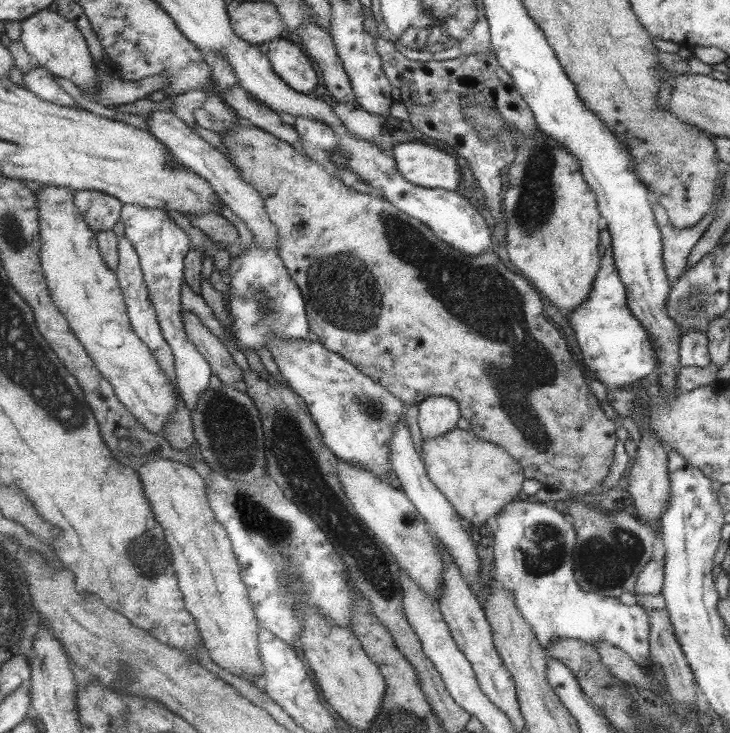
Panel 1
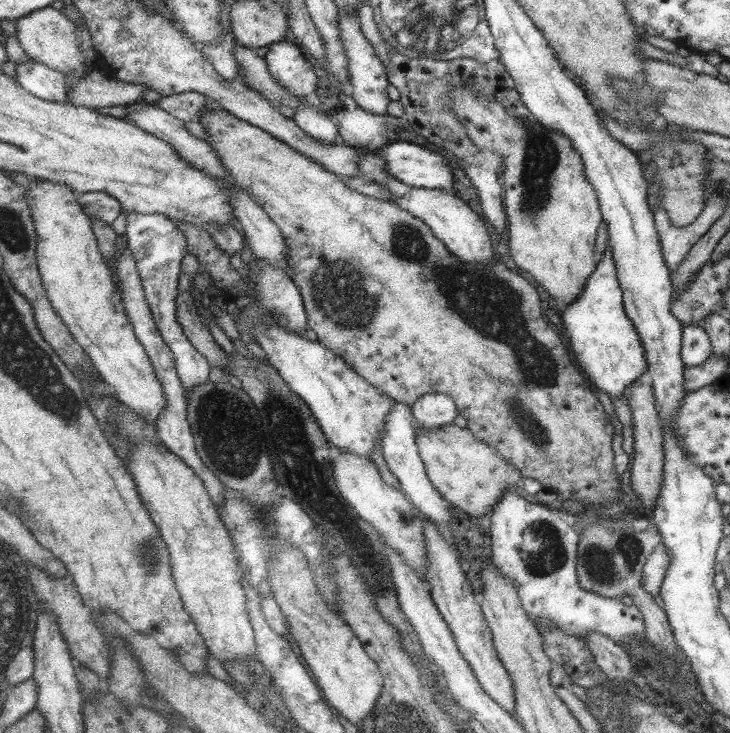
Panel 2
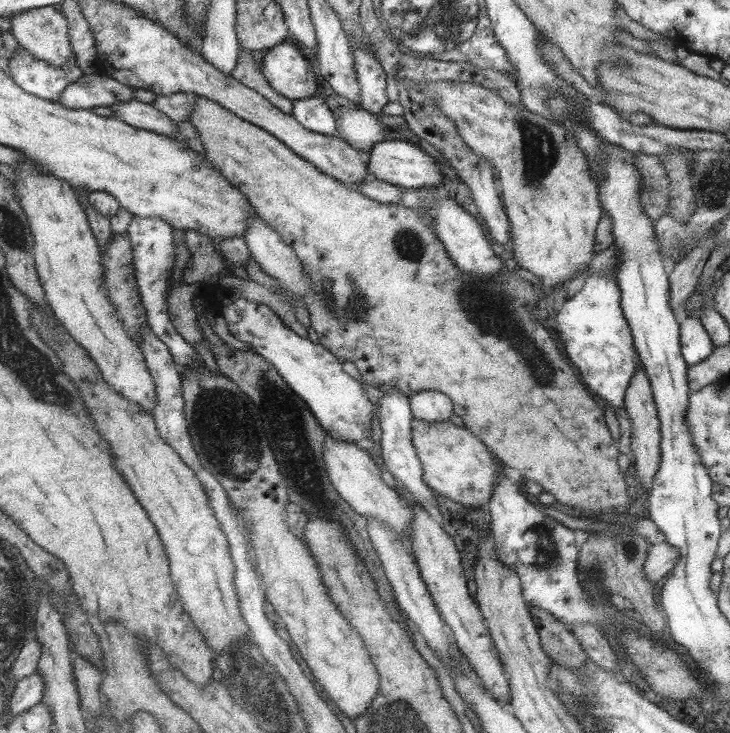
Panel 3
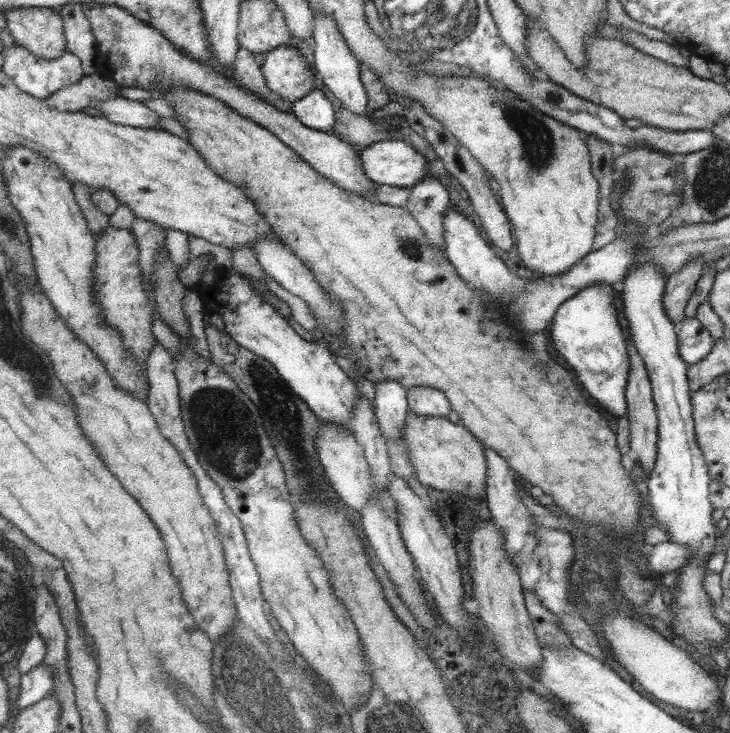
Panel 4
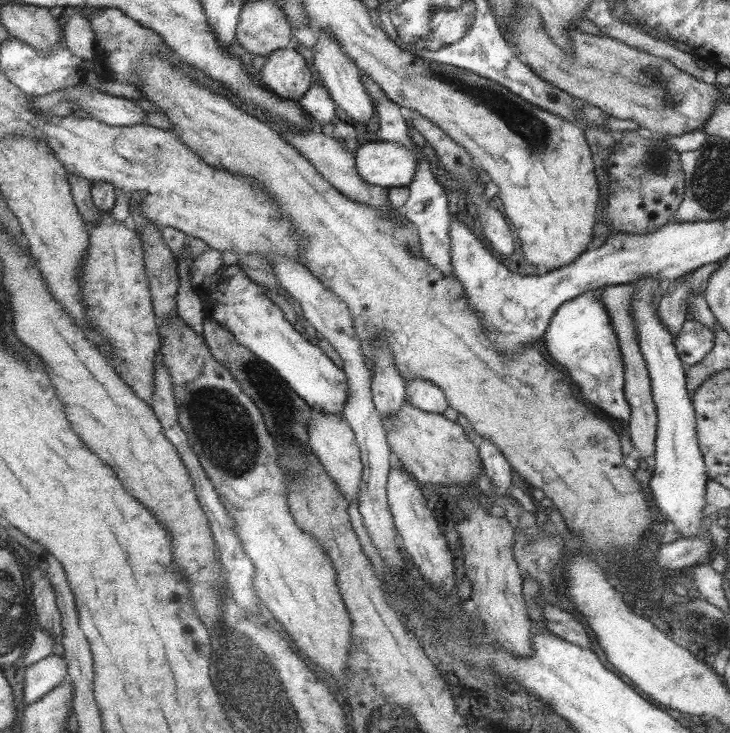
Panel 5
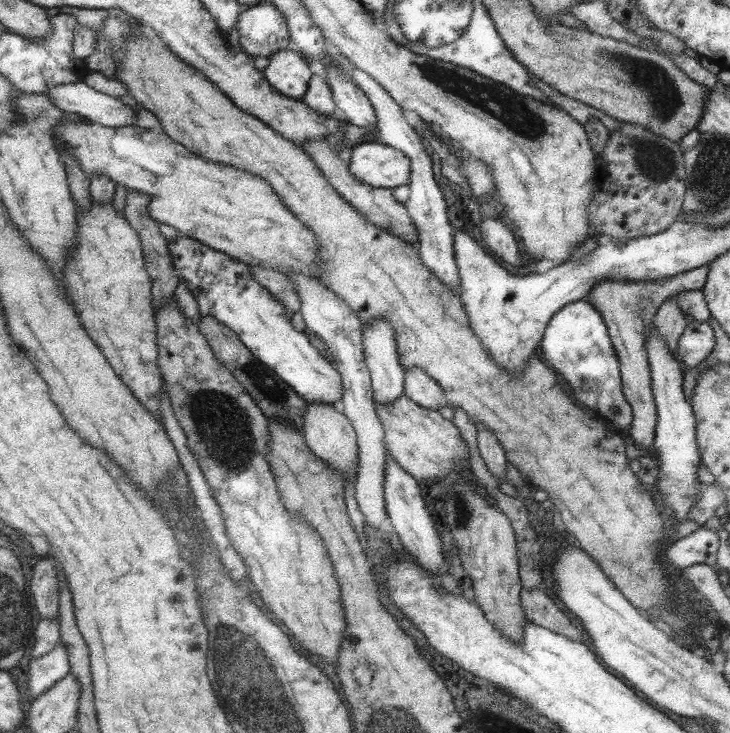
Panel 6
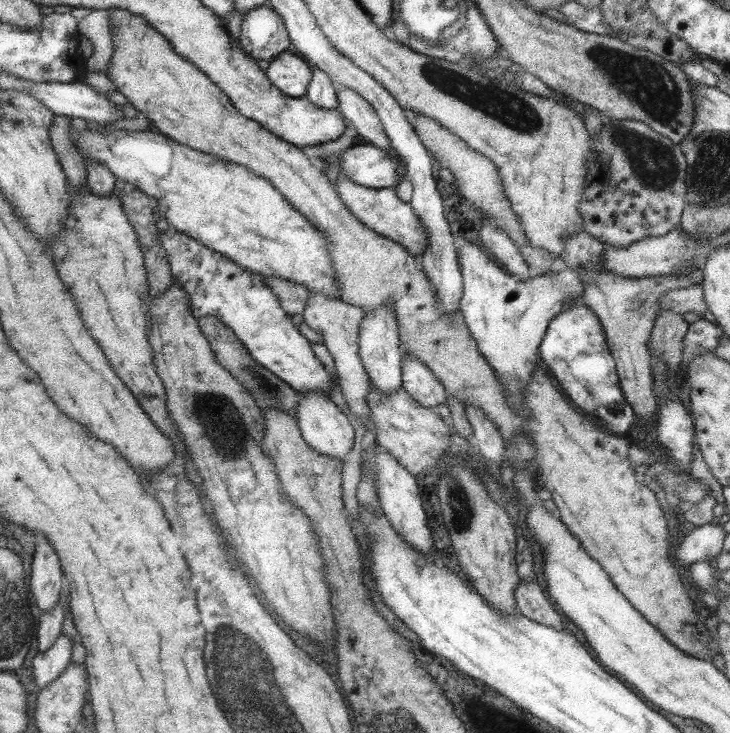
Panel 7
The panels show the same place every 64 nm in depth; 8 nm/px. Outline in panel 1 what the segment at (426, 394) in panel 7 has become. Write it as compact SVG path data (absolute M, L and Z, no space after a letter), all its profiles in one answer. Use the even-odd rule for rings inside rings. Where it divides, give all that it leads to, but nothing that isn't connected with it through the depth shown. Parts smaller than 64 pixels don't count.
M427 396L416 404L417 424L422 438L443 436L456 427L461 415L458 403L447 396Z

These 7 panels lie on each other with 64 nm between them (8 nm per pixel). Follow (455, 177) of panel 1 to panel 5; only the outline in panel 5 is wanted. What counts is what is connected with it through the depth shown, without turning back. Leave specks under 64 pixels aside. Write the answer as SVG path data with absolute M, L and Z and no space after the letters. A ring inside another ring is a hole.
M391 142L359 145L352 152L356 172L381 188L406 187L415 176L418 160L409 149Z

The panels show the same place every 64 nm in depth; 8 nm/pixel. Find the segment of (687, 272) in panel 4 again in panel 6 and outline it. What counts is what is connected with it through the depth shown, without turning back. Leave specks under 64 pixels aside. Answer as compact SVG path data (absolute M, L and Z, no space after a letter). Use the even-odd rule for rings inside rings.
M665 299L659 305L658 311L655 313L651 323L655 328L655 333L659 333L667 345L667 349L671 351L673 357L677 357L677 341L679 336L685 329L685 314L677 307L675 299Z

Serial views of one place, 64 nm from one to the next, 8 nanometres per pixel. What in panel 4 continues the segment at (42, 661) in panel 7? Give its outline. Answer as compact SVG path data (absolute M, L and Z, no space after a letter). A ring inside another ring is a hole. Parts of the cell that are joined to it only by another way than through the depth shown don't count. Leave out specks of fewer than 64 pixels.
M43 662L37 664L35 668L31 668L29 672L22 674L19 694L17 695L17 701L15 701L18 710L27 708L49 695L53 690L53 683L55 683L53 675L55 675L53 668L45 666Z

